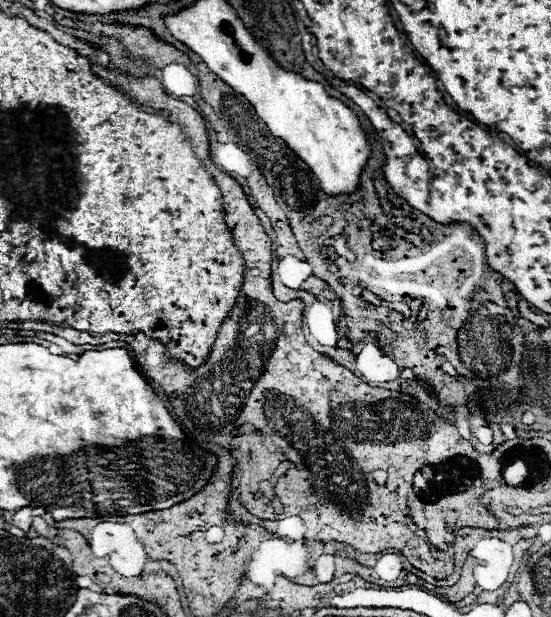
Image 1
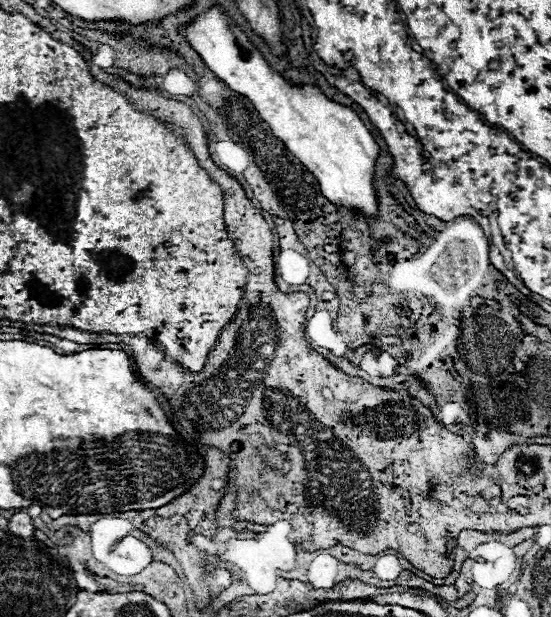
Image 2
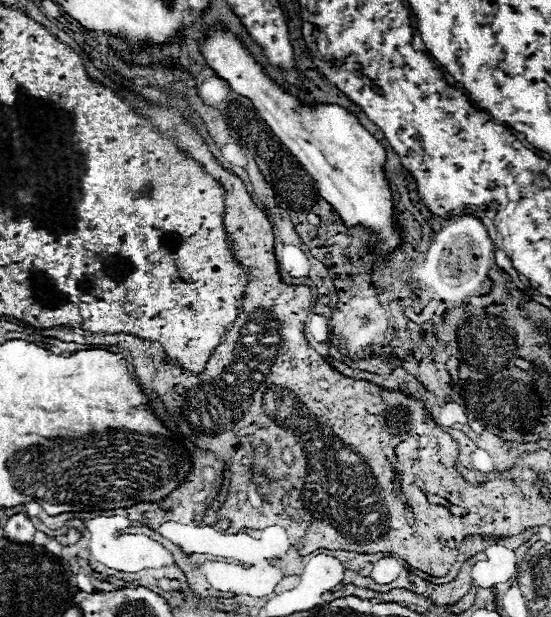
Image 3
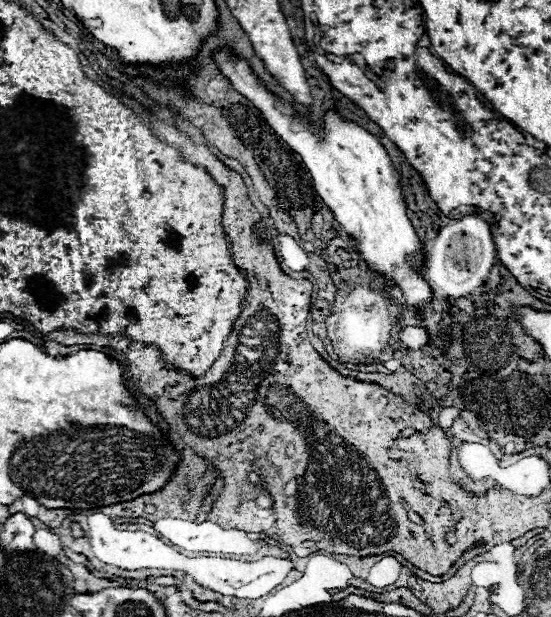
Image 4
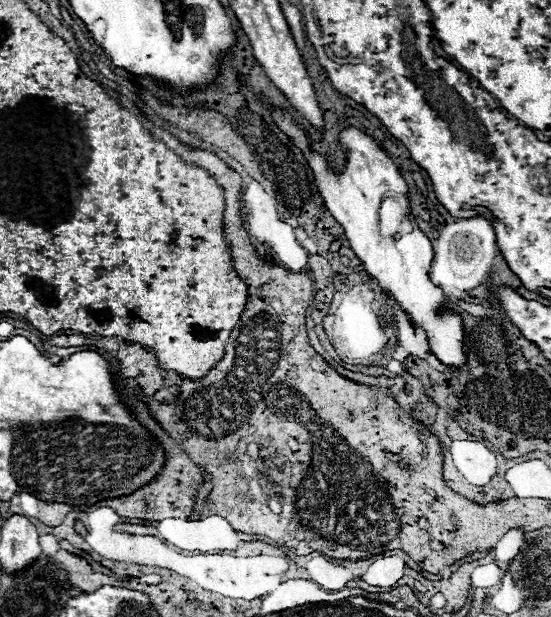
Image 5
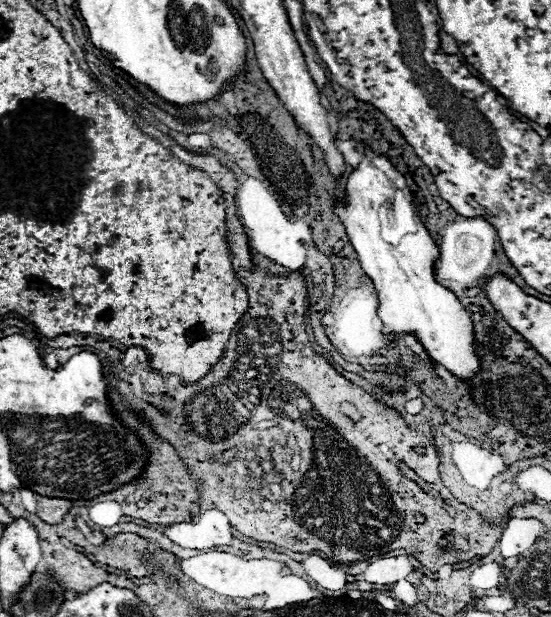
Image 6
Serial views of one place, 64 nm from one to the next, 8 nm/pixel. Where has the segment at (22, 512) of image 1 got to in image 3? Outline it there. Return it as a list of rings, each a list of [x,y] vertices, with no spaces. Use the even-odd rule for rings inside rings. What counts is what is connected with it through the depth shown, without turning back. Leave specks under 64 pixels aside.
[[[22,512],[10,516],[4,526],[4,536],[12,538],[14,542],[32,542],[34,532],[36,532],[36,528],[34,528],[30,516],[26,516]]]

